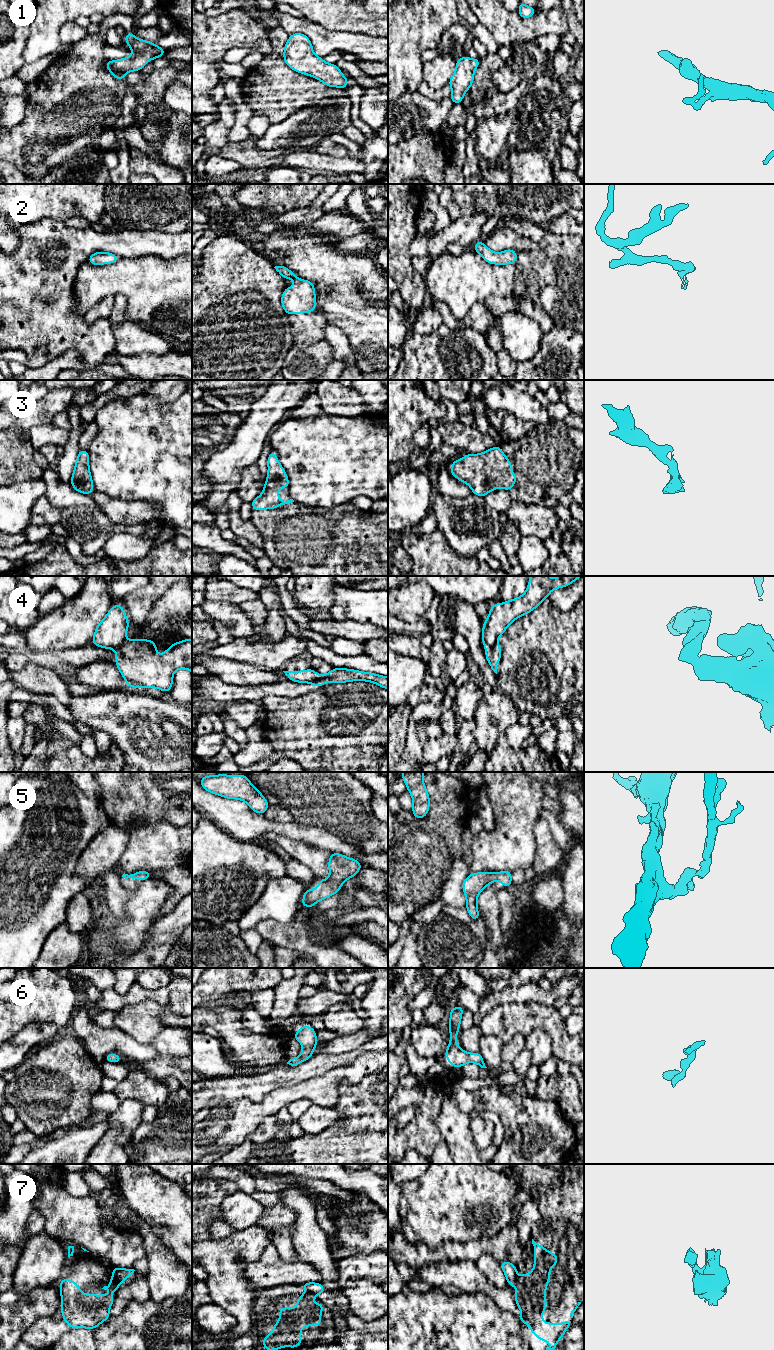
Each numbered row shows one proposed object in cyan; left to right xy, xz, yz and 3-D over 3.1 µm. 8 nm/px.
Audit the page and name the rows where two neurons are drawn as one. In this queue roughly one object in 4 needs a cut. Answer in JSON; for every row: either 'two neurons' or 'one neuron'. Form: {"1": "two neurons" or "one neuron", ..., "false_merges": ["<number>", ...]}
{"1": "one neuron", "2": "one neuron", "3": "one neuron", "4": "two neurons", "5": "one neuron", "6": "one neuron", "7": "two neurons", "false_merges": ["4", "7"]}

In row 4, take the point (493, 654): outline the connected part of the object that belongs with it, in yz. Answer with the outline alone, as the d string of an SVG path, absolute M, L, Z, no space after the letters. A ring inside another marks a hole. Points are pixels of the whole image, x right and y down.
M498 642L495 643L492 647L487 648L485 651L486 659L491 667L491 669L497 674L497 664L500 661L502 654L502 648L498 646Z

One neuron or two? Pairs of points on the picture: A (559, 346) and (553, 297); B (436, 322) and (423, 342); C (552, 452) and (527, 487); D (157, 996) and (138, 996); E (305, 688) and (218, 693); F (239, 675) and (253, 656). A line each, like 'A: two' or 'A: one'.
A: two
B: two
C: one
D: one
E: one
F: two

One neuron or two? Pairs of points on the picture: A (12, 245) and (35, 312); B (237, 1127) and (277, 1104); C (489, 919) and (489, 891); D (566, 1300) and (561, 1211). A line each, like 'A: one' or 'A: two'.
A: two
B: one
C: one
D: one

